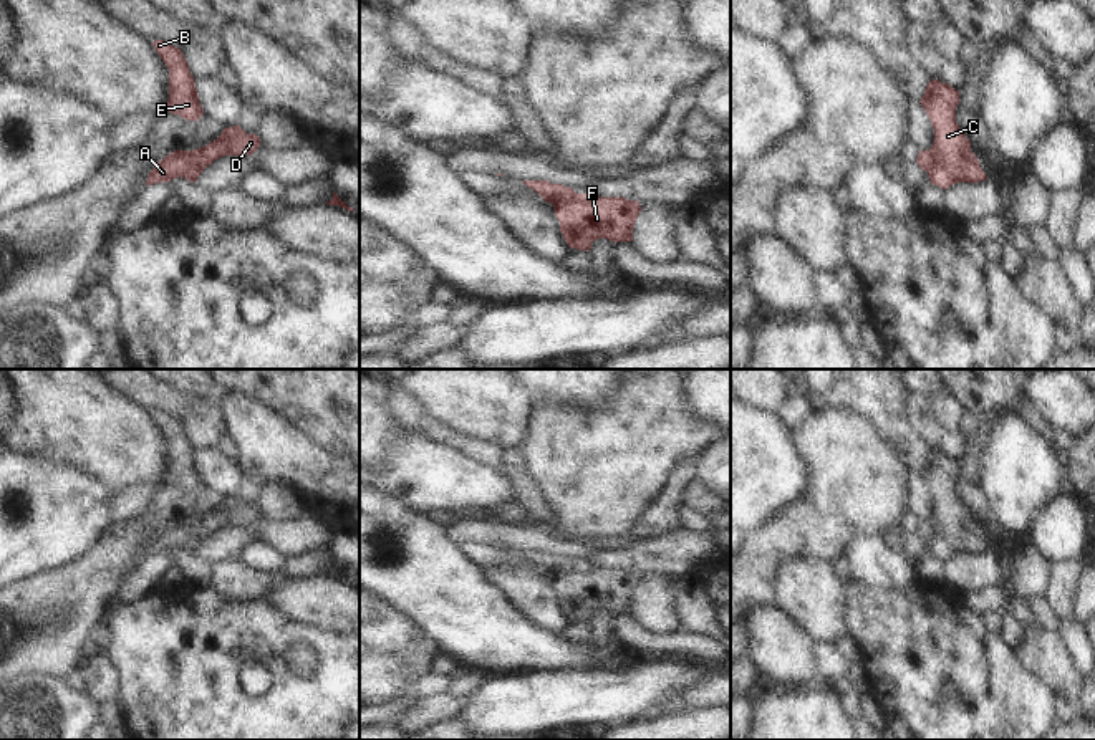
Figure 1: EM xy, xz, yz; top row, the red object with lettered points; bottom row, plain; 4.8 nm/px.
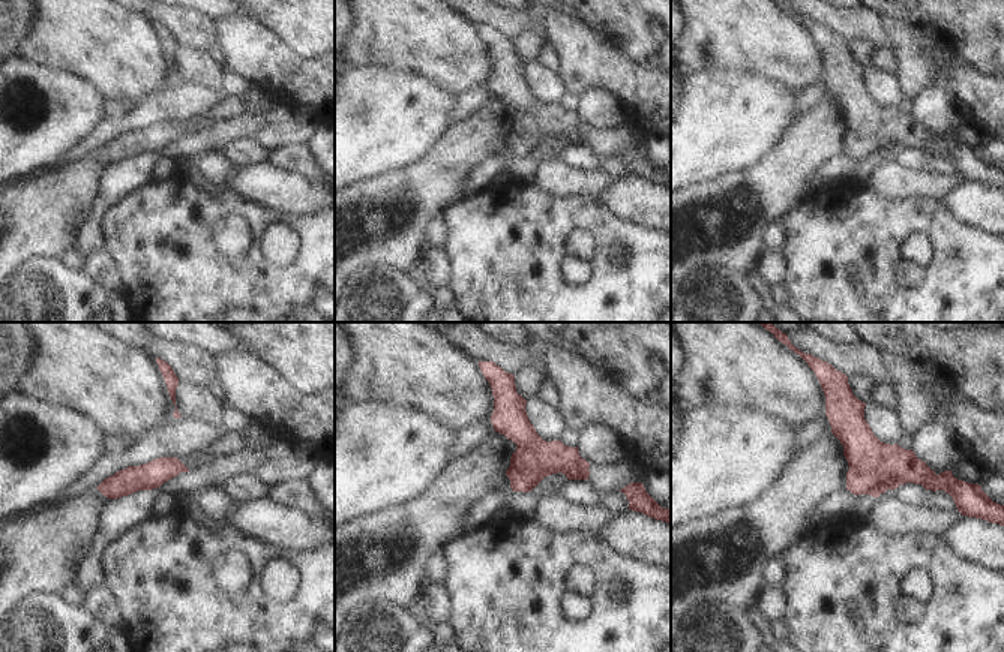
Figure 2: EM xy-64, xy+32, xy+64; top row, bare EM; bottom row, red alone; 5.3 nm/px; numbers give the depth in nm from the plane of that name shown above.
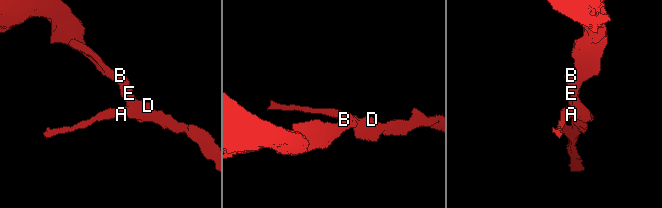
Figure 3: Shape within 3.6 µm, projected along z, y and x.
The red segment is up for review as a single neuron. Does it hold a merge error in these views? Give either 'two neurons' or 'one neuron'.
two neurons

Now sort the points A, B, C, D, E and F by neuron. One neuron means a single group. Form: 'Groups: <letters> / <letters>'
Groups: A / B C D E F.

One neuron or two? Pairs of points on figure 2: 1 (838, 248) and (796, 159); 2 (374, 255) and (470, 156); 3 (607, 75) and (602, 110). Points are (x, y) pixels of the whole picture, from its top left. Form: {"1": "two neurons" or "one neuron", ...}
{"1": "two neurons", "2": "one neuron", "3": "two neurons"}

